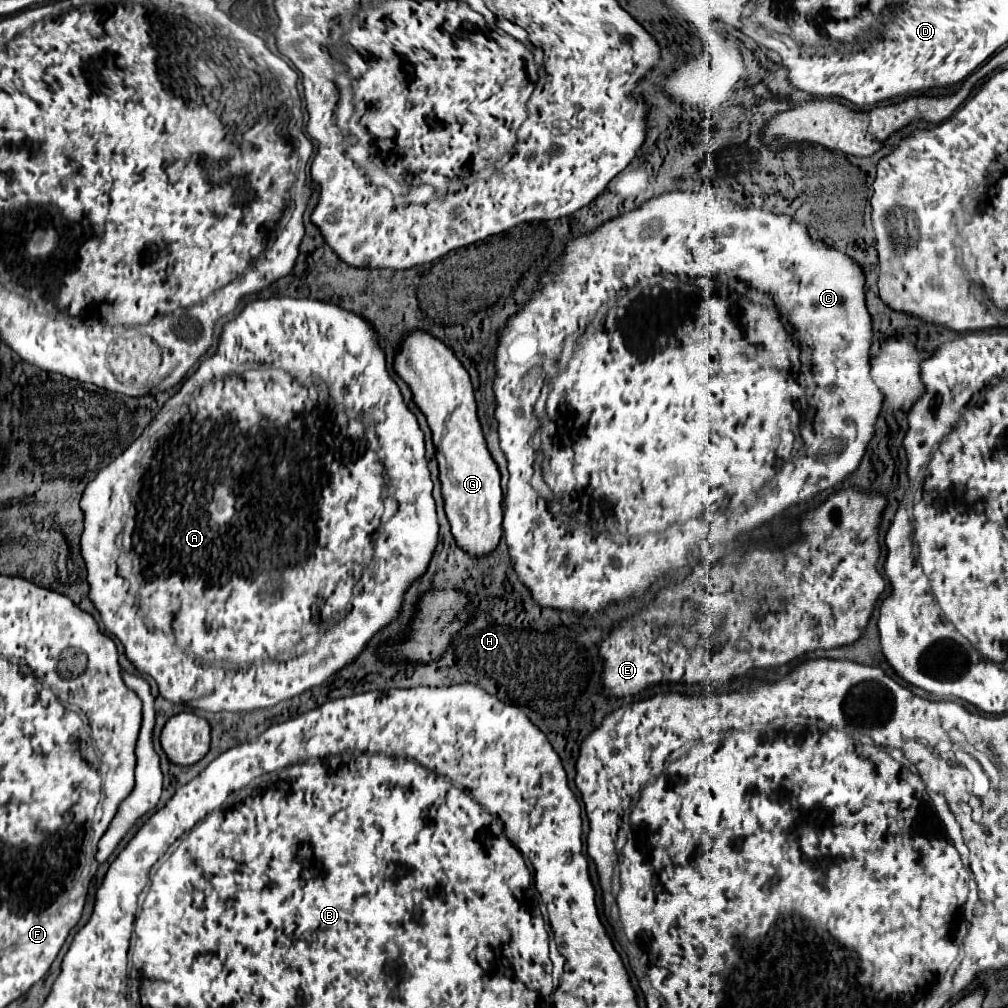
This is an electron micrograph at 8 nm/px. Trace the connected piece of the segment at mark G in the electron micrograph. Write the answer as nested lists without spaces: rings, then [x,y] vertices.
[[[411,333],[411,337],[403,341],[403,347],[395,357],[395,371],[409,385],[415,405],[427,417],[433,433],[445,515],[455,543],[471,557],[485,559],[501,541],[503,491],[499,485],[501,475],[497,463],[493,461],[481,433],[469,373],[451,349],[441,341],[435,341],[435,337],[427,337],[427,333]]]

